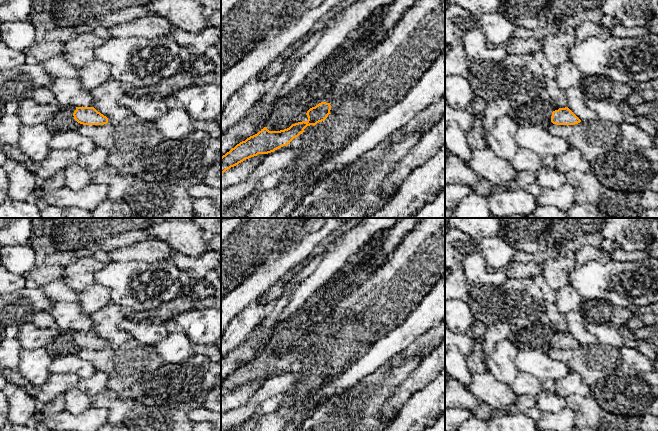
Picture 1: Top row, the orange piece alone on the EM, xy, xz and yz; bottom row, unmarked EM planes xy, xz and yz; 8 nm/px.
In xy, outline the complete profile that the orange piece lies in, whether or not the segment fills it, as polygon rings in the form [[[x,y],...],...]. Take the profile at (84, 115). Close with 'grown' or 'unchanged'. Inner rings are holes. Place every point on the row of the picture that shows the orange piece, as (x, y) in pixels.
[[[60,107],[51,119],[76,120],[83,125],[104,125],[108,123],[108,118],[98,112],[94,107]]]; grown

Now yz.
[[[552,103],[550,104],[545,117],[552,122],[549,126],[575,125],[581,122],[568,107],[557,108]]]; grown

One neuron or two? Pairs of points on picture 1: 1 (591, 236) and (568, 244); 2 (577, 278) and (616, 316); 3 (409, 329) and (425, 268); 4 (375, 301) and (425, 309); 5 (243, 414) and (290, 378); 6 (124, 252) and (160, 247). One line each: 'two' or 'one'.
1: one
2: two
3: two
4: two
5: one
6: one

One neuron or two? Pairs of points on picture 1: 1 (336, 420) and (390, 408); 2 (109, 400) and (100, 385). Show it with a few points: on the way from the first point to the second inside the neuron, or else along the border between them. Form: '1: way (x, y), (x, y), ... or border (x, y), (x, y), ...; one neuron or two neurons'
1: border (394, 390), (381, 410), (381, 420); two neurons
2: border (106, 389), (94, 396); two neurons

